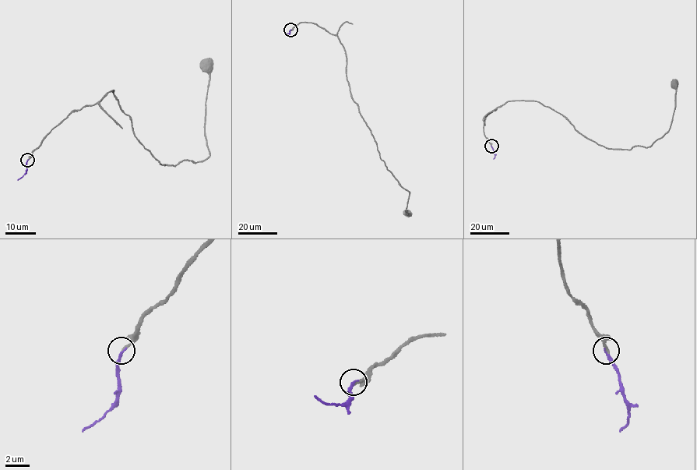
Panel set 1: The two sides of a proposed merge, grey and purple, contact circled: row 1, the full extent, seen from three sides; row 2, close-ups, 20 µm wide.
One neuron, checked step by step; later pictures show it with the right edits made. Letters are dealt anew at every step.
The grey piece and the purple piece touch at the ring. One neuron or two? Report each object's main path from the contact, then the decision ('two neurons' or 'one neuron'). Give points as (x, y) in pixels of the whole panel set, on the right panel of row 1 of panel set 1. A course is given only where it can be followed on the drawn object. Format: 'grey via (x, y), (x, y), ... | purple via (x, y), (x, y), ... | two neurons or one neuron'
grey via (491, 146), (484, 118), (519, 100), (549, 107), (607, 147), (649, 146), (669, 129), (674, 83) | purple via (491, 146), (493, 159) | one neuron

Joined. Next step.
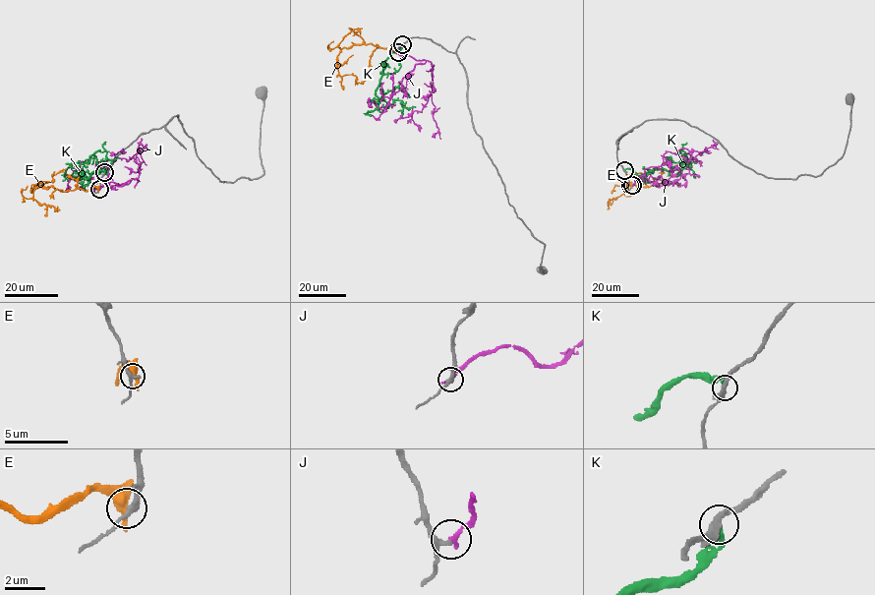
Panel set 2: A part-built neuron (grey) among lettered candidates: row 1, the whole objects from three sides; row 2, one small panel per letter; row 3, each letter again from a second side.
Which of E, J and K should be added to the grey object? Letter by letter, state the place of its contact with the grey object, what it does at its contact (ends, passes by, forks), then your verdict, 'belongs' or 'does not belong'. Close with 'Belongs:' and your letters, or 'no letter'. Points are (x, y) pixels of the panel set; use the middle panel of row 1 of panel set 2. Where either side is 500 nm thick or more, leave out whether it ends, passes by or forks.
E: contact (397, 51); it passes by; does not belong
J: contact (398, 52); it ends; belongs
K: contact (402, 44); it ends; does not belong
Belongs: J

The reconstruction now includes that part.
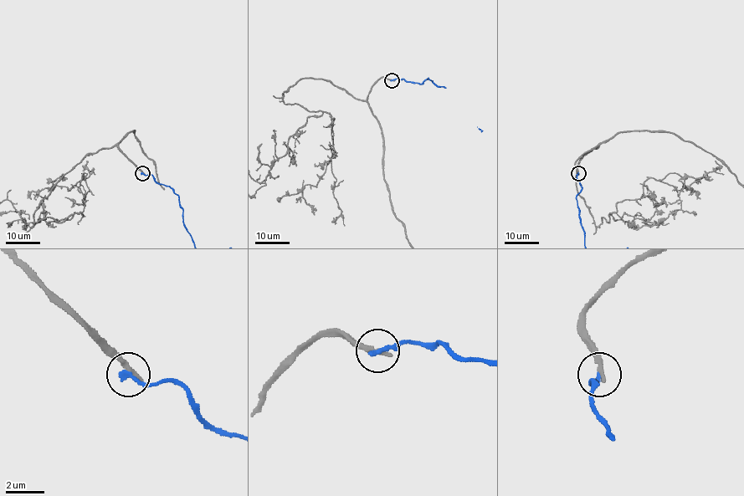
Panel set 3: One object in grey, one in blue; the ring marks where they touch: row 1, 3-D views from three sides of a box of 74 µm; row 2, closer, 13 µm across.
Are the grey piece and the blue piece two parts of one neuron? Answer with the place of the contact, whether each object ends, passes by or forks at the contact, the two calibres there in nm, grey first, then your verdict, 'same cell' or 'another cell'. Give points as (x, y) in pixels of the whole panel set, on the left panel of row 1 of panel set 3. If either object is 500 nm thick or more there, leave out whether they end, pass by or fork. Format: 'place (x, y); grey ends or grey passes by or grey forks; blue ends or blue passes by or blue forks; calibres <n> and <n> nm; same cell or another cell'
place (142, 173); grey ends; blue ends; calibres 280 and 240 nm; another cell

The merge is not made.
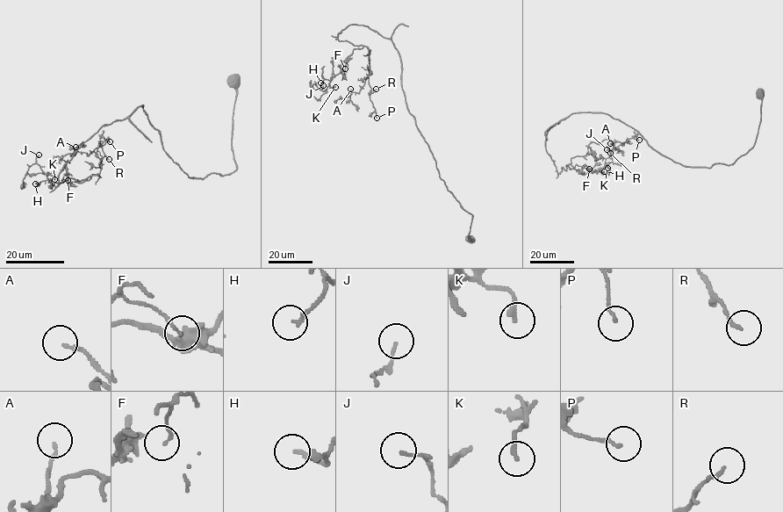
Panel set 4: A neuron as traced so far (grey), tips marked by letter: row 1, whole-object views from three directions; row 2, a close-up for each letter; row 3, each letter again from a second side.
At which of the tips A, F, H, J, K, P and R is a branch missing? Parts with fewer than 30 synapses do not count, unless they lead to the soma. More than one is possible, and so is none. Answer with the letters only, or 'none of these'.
none of these

